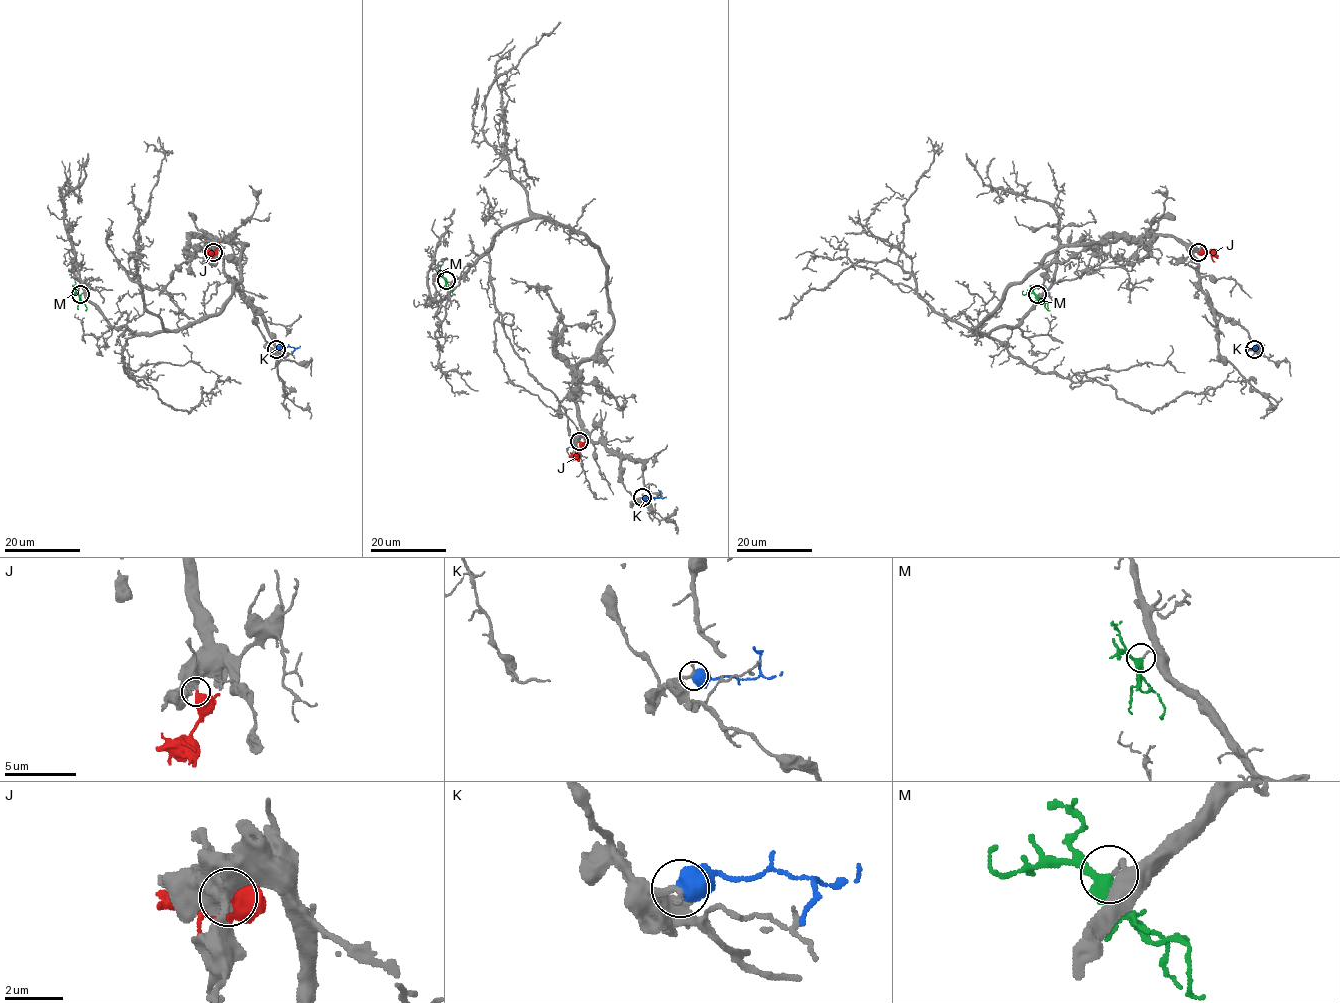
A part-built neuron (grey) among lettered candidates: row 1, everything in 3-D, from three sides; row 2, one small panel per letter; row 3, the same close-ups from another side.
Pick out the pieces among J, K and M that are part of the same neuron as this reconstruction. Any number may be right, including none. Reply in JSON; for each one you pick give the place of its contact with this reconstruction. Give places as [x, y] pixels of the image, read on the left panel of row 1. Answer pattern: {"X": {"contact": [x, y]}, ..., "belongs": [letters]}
{"J": {"contact": [213, 252]}, "M": {"contact": [80, 294]}, "belongs": ["J", "M"]}

